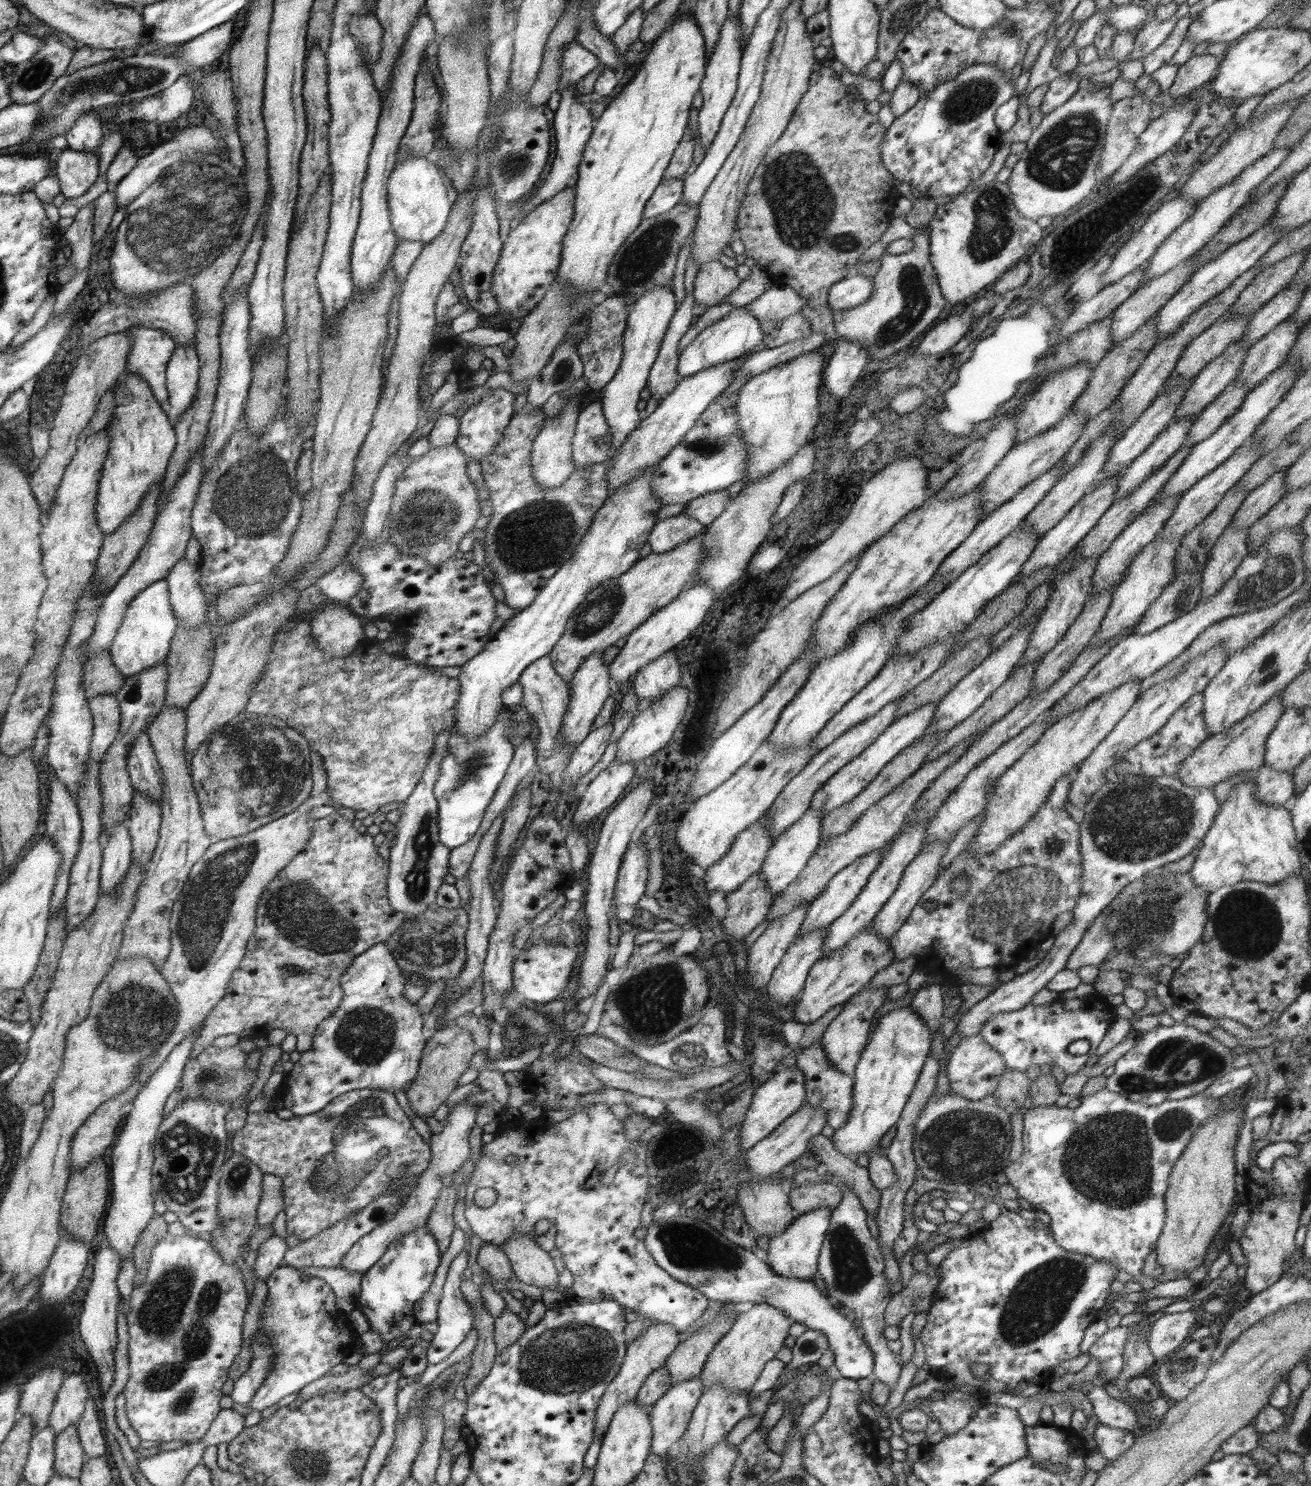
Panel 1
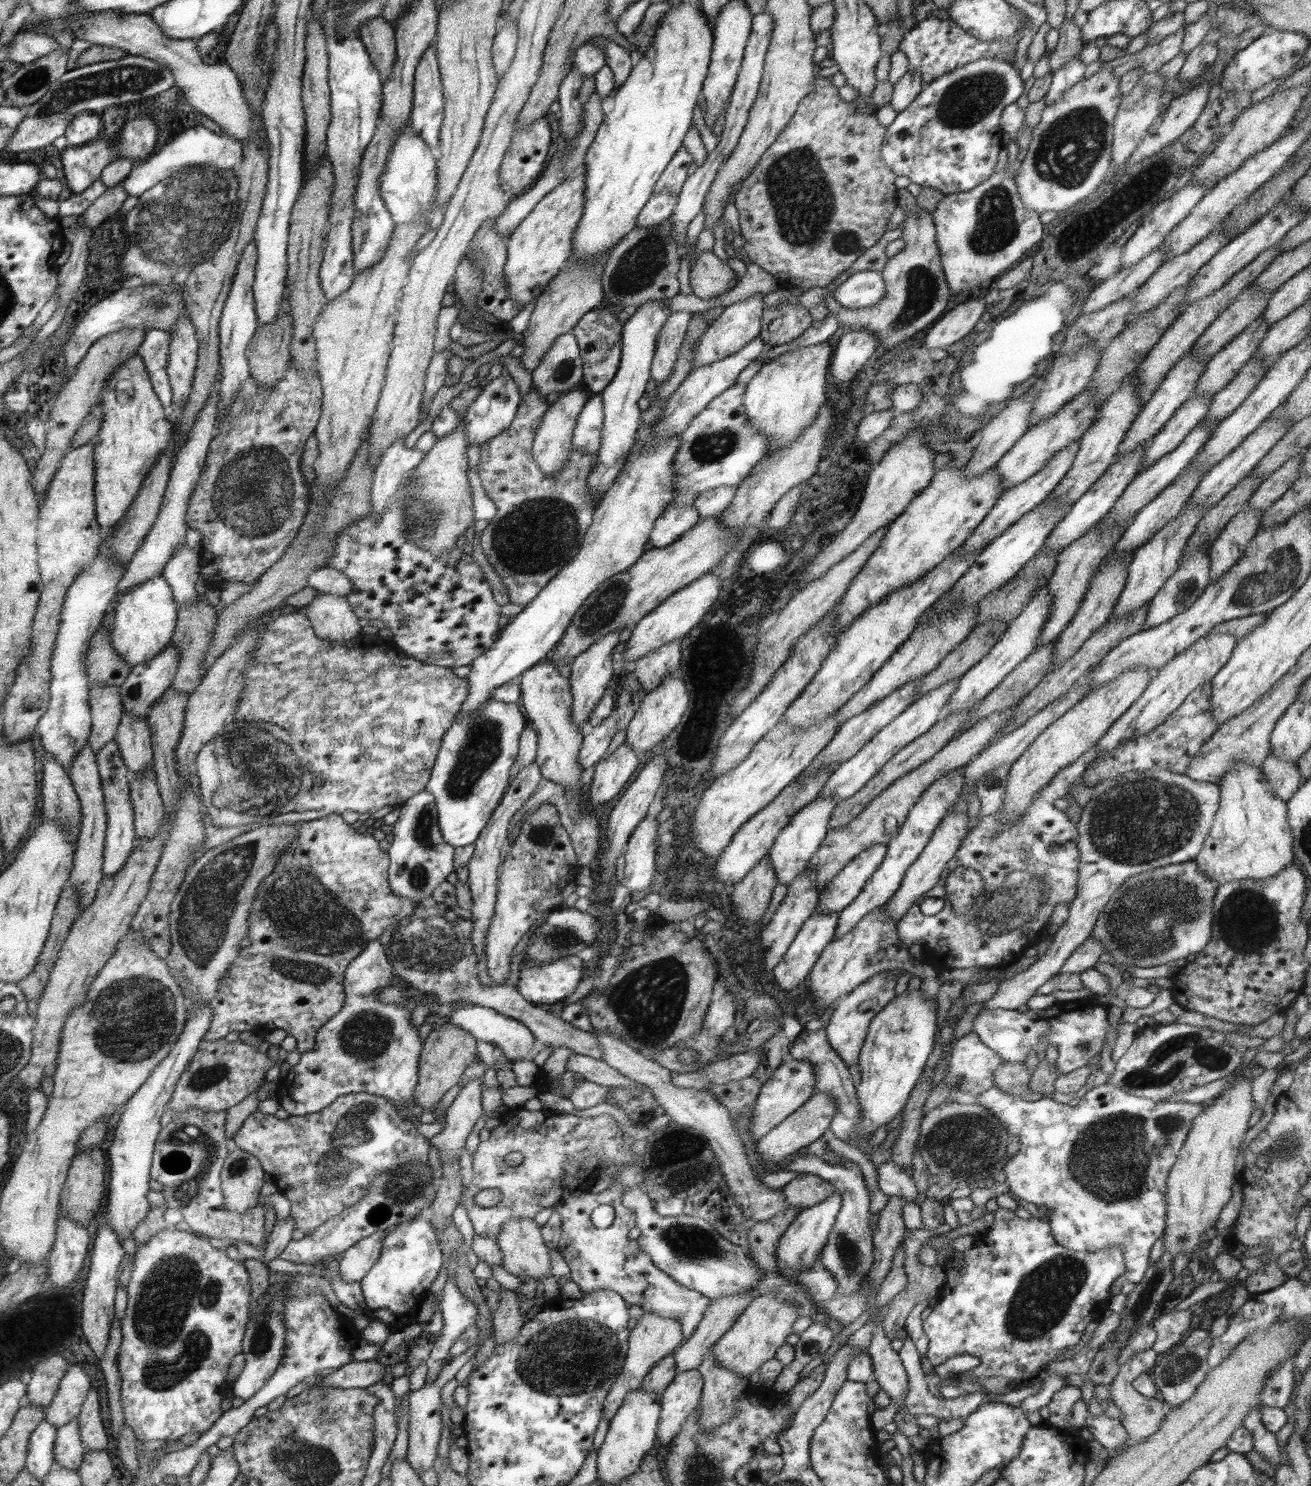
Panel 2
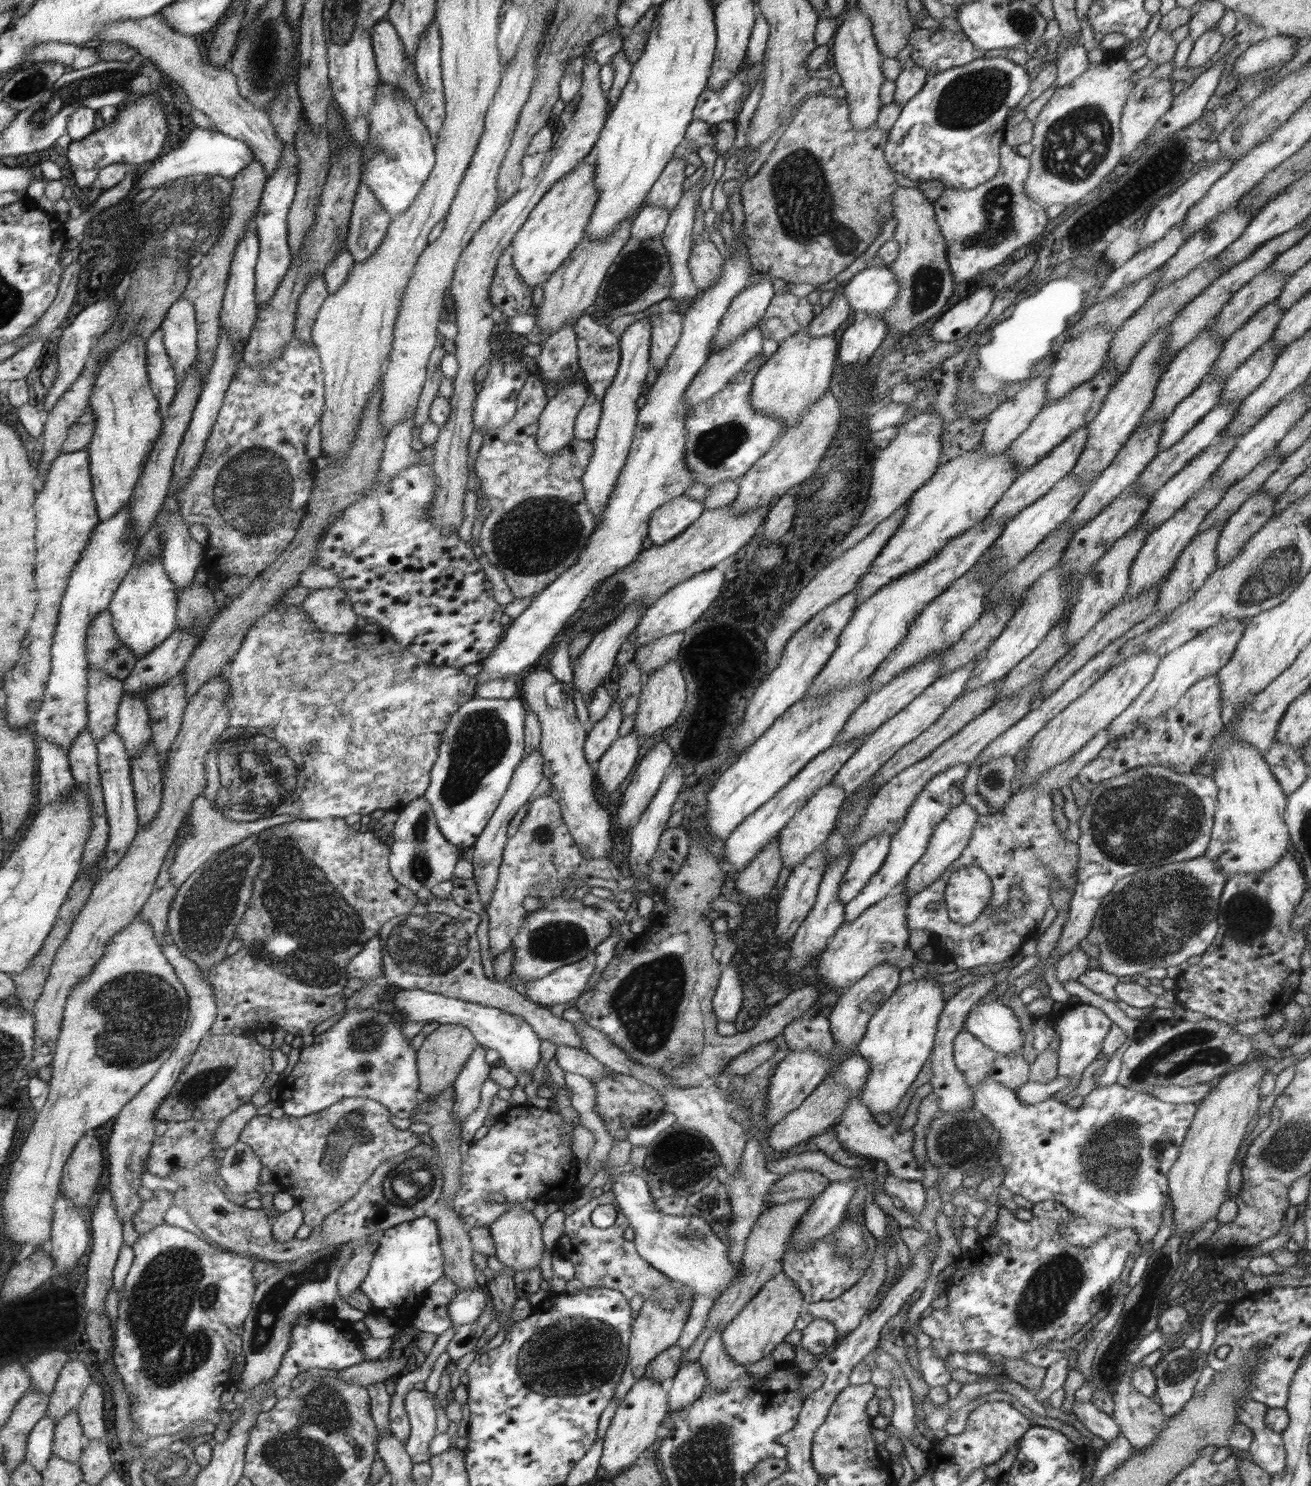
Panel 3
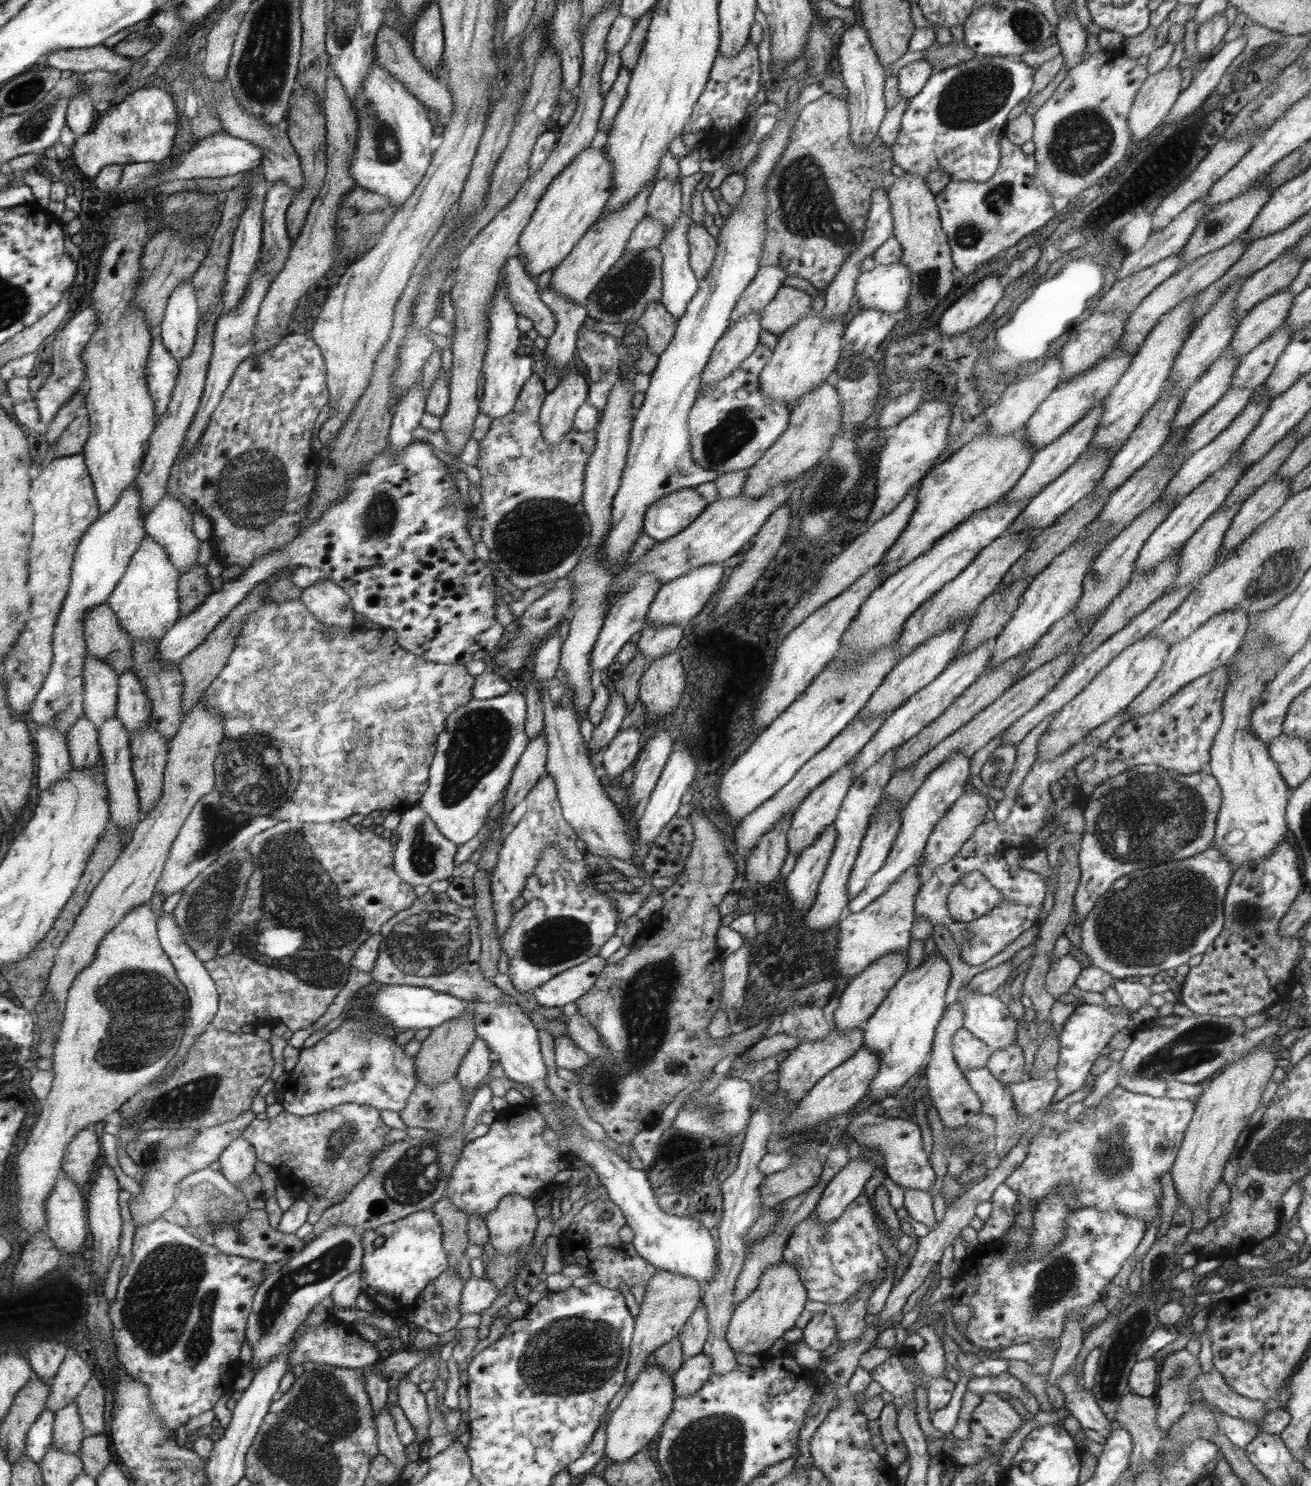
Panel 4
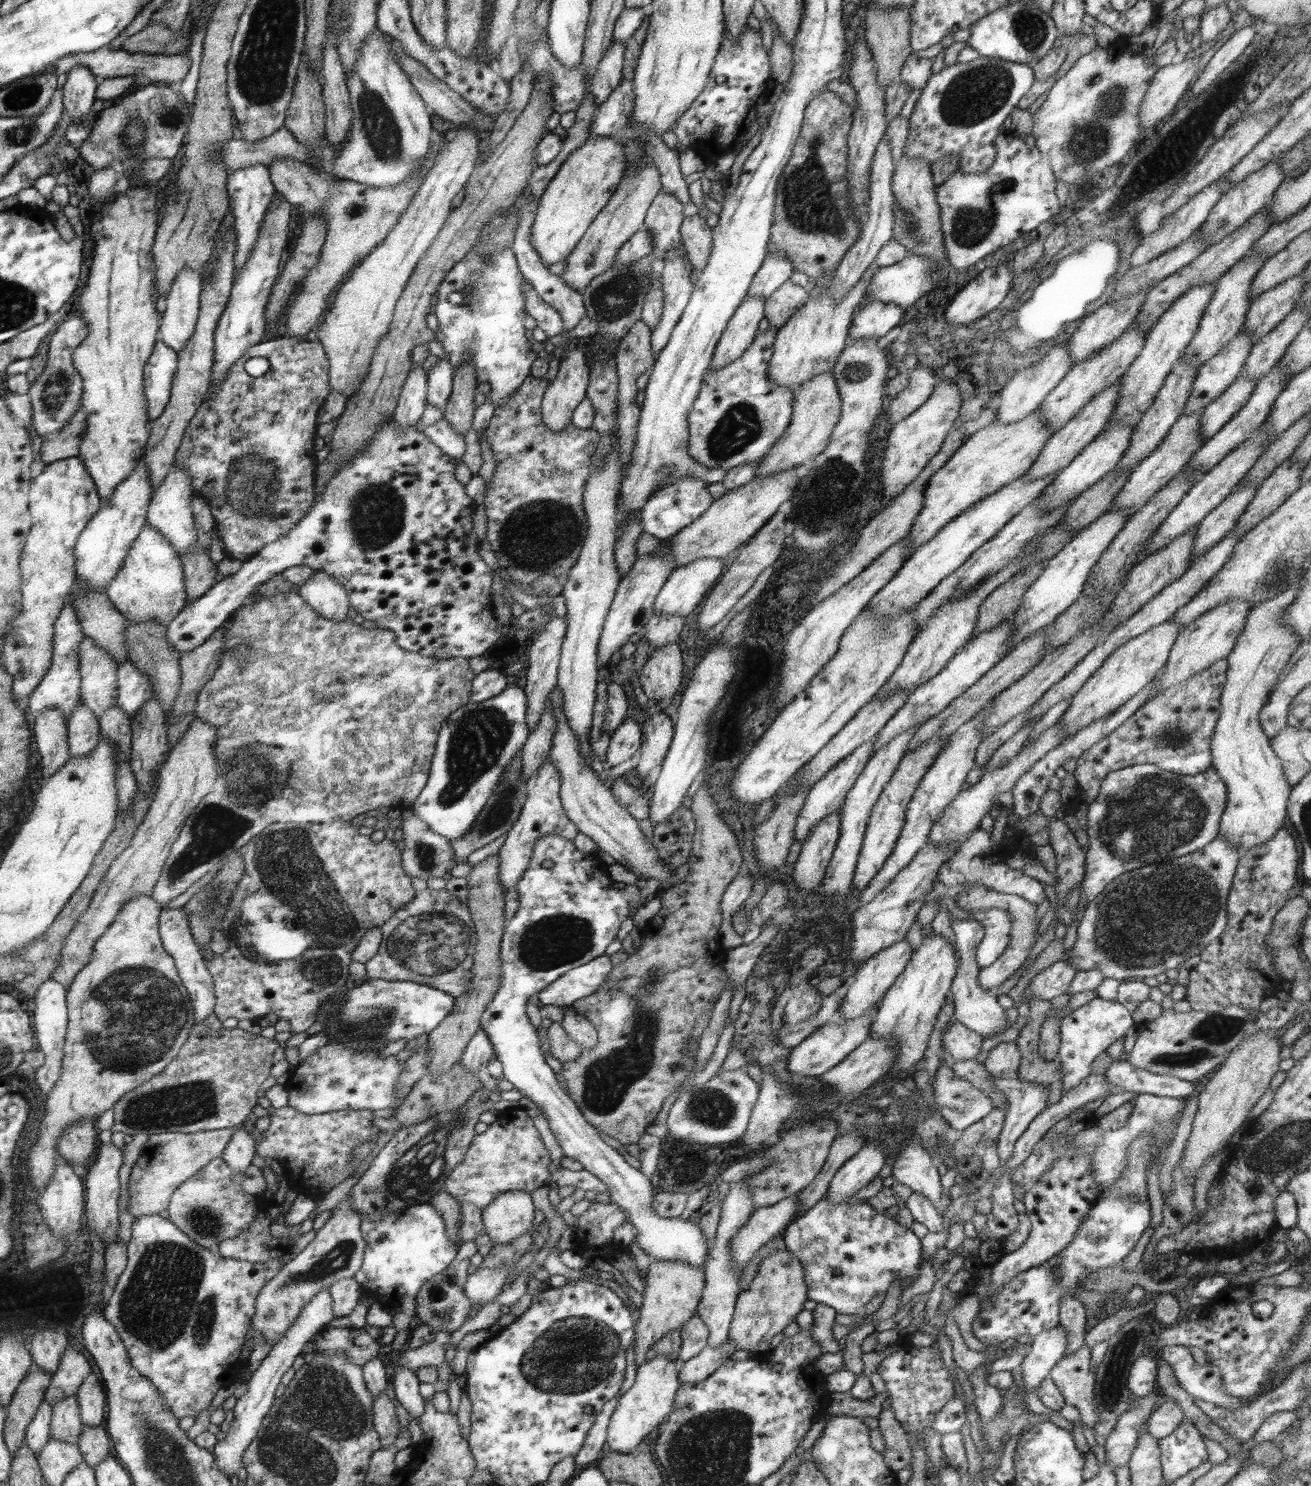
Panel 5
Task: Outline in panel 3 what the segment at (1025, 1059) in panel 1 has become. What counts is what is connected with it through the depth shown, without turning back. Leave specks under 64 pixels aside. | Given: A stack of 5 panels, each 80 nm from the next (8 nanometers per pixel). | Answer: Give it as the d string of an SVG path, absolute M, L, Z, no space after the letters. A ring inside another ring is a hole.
M1000 1003L980 1004L965 1019L966 1030L998 1055L1019 1054L1024 1031L1012 1008ZM1086 1004L1067 1005L1066 1010L1056 1016L1048 1015L1053 1022L1055 1032L1058 1032L1060 1047L1057 1051L1059 1064L1058 1075L1064 1078L1078 1078L1086 1068L1101 1057L1102 1042L1114 1022L1100 1008Z

